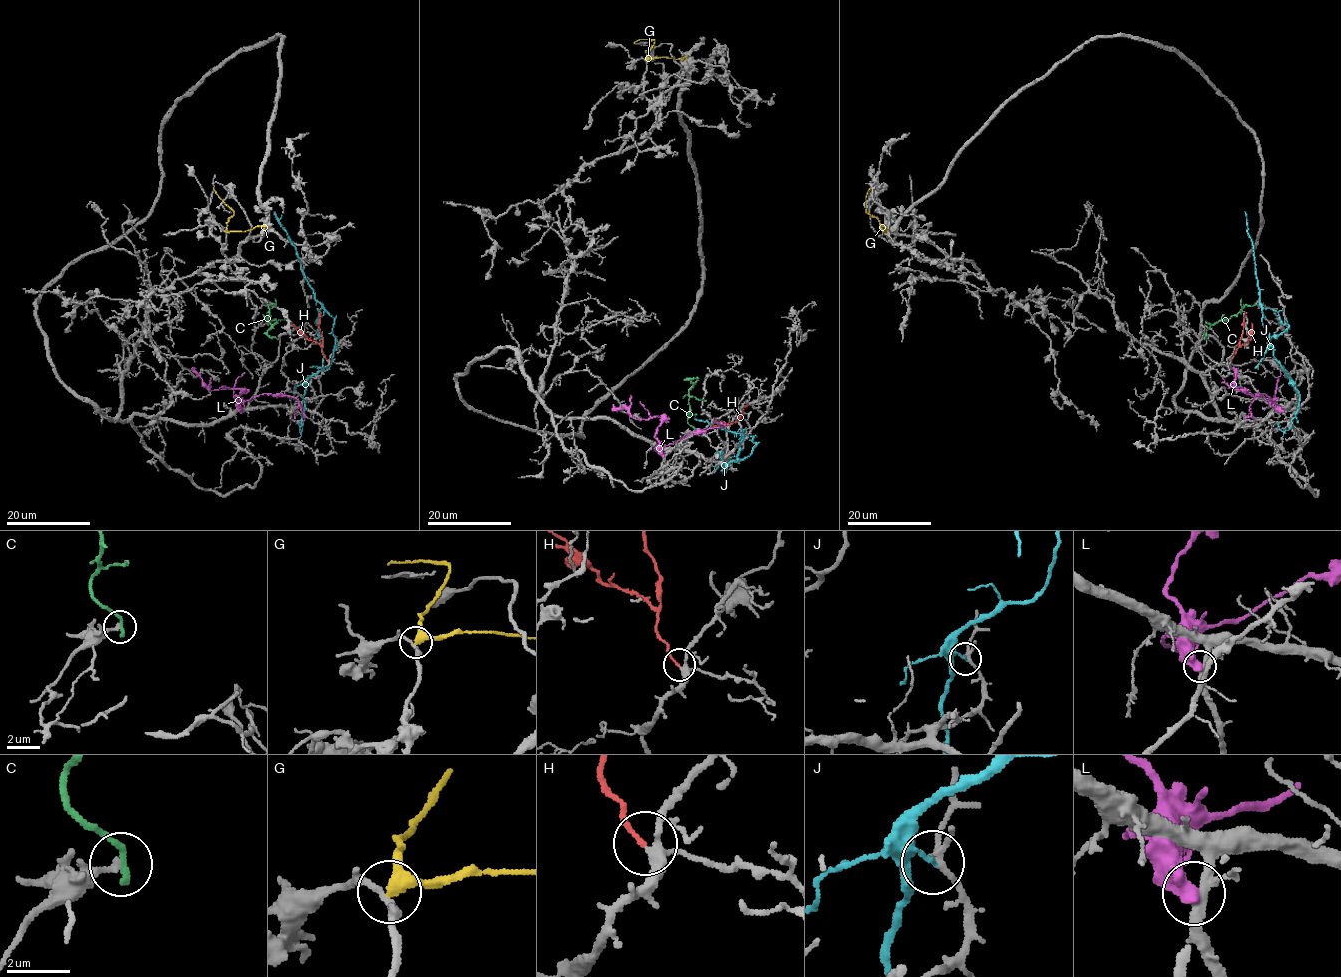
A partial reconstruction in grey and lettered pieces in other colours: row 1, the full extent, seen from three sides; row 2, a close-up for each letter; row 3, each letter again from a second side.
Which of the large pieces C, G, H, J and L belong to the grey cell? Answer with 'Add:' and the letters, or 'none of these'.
Add: H

